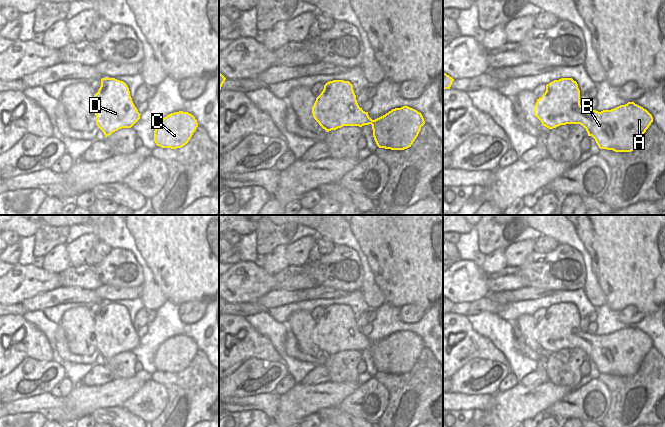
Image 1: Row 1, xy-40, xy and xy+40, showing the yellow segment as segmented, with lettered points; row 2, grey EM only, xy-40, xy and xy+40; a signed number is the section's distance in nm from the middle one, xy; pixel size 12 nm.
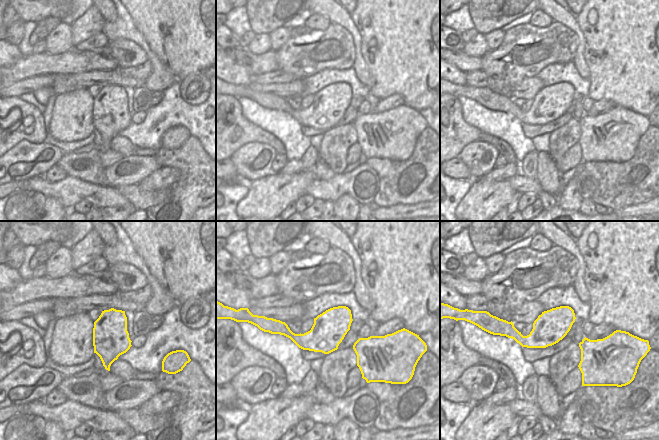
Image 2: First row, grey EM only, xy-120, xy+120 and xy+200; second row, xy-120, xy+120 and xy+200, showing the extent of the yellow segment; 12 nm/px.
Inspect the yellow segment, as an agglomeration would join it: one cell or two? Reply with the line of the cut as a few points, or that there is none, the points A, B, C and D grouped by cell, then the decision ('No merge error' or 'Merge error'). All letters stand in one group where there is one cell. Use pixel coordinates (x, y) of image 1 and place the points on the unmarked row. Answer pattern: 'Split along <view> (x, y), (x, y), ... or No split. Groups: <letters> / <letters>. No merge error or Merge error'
No split. Groups: A B C D. No merge error

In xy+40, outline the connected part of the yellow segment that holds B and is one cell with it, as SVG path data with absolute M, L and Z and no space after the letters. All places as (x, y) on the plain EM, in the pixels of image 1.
M561 302L546 309L546 315L537 323L534 339L541 345L542 350L549 353L566 348L582 349L588 360L592 360L600 373L615 376L631 376L637 372L644 357L653 346L652 339L643 331L628 326L611 334L589 334L580 329L580 314L572 302Z

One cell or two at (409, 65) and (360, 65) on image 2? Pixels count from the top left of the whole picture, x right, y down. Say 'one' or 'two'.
two

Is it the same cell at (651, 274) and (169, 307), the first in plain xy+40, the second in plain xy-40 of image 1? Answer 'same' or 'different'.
different

